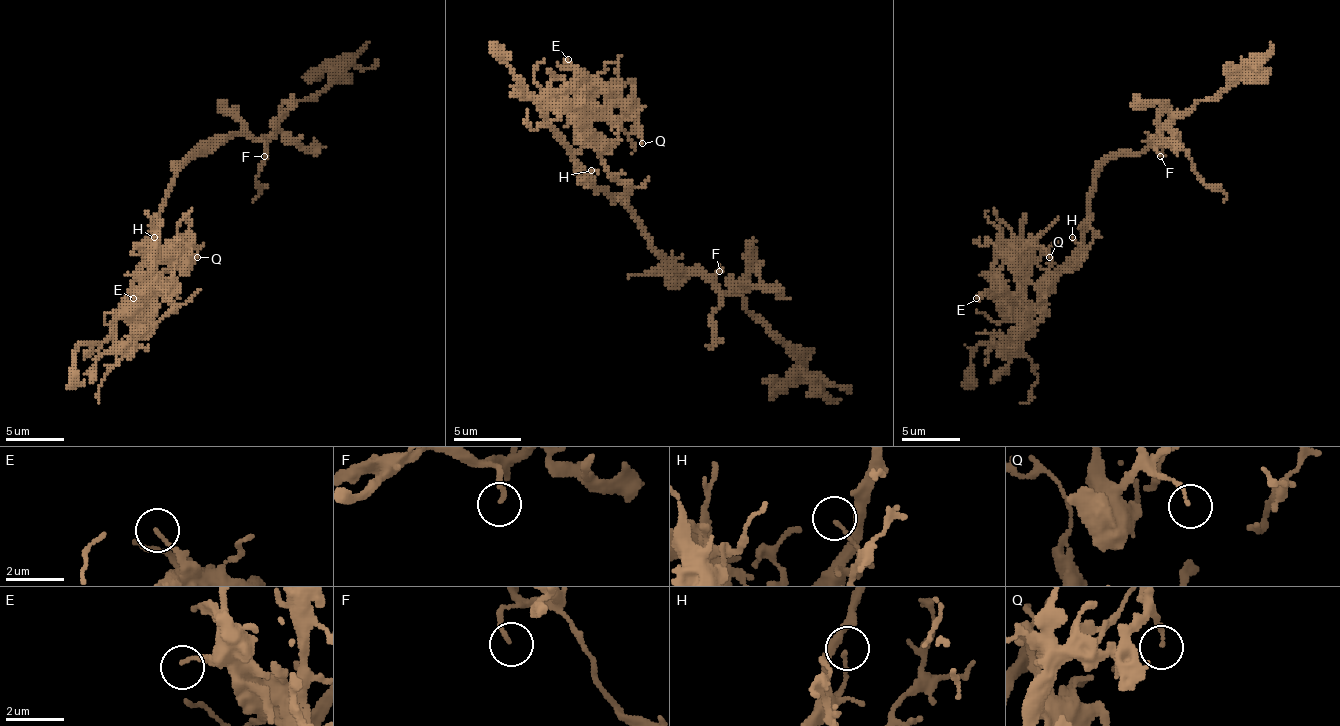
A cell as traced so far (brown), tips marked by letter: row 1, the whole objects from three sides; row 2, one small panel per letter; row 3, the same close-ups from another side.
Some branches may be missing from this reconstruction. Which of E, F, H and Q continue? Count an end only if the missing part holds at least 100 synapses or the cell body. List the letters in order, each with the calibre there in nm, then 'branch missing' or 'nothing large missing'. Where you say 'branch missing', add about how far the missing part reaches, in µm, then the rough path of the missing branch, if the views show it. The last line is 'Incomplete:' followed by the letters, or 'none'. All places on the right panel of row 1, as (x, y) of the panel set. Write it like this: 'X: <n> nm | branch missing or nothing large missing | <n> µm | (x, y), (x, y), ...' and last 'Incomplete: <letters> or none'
E: 110 nm | nothing large missing
F: 130 nm | nothing large missing
H: 100 nm | nothing large missing
Q: 120 nm | nothing large missing
Incomplete: none

